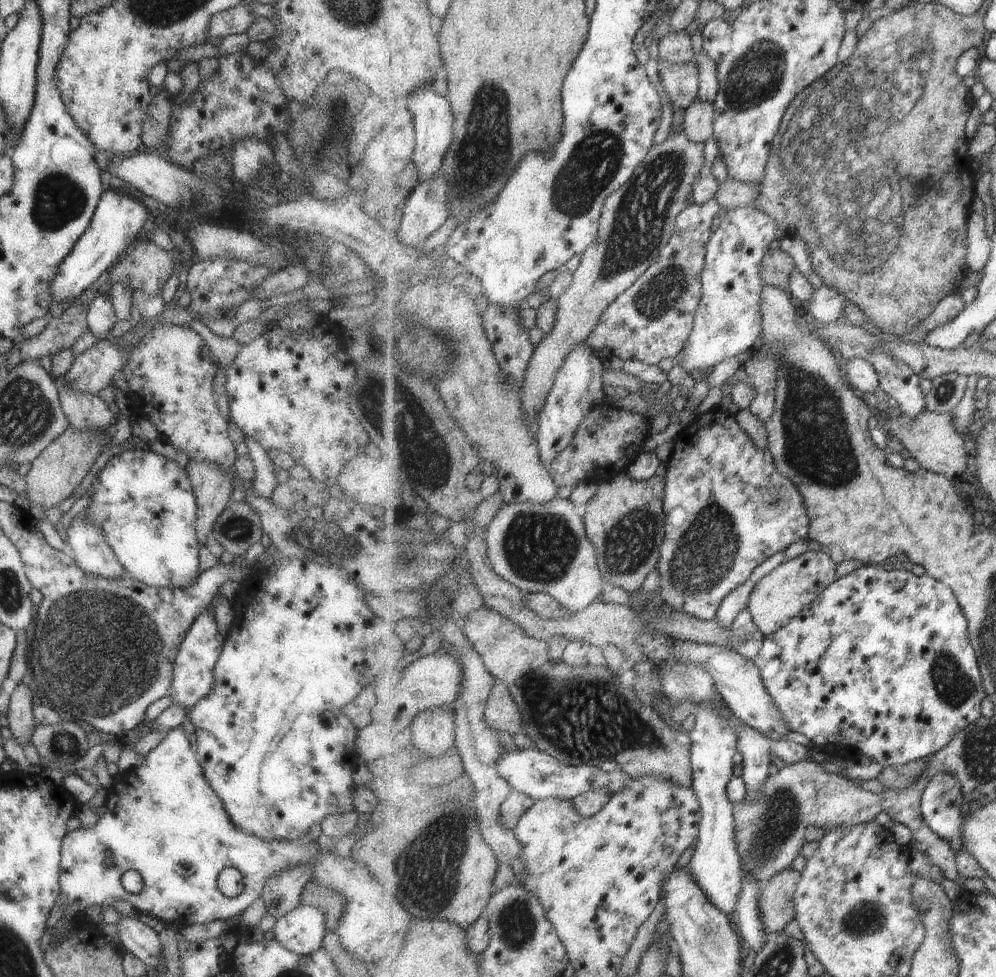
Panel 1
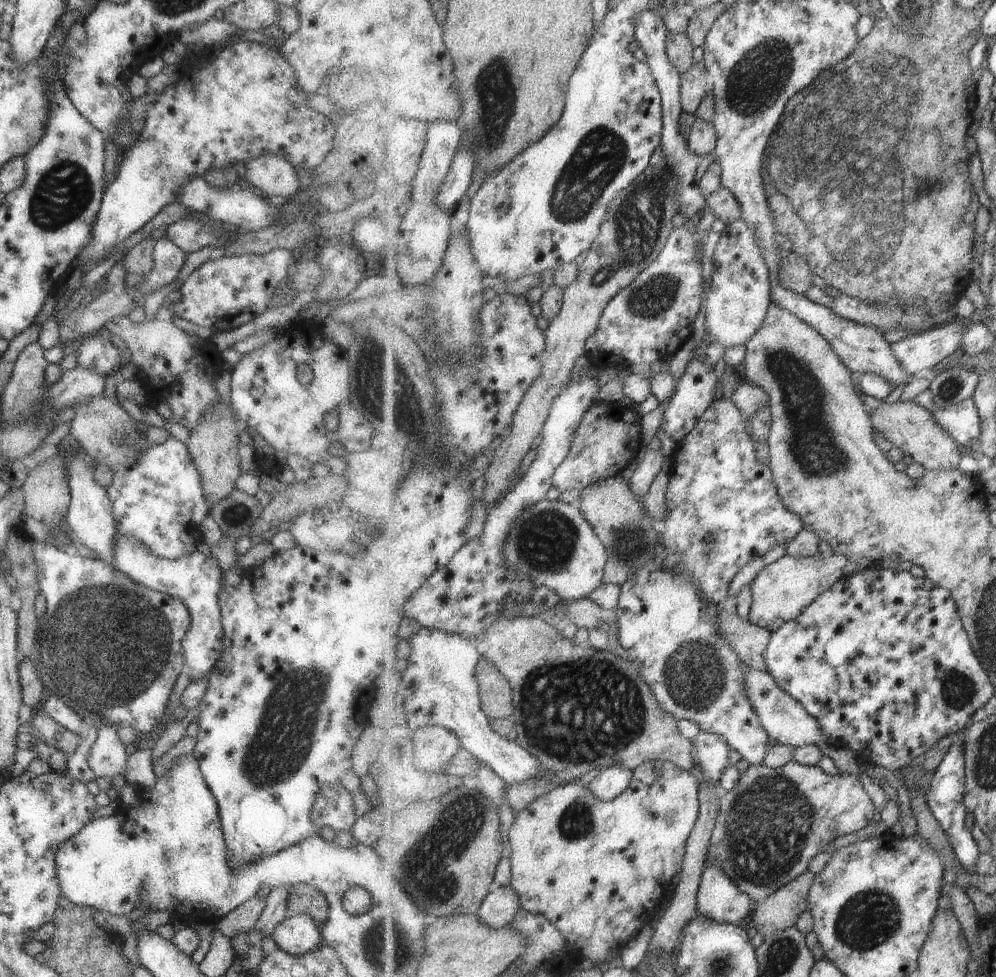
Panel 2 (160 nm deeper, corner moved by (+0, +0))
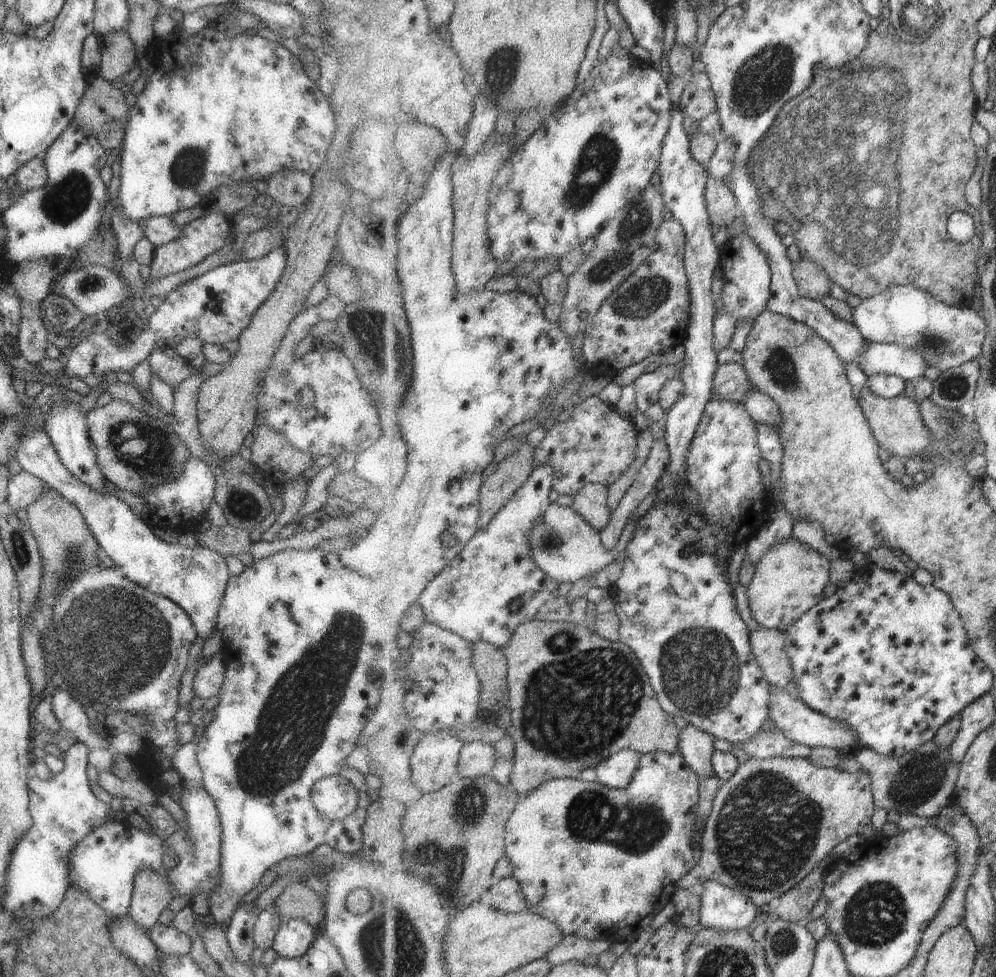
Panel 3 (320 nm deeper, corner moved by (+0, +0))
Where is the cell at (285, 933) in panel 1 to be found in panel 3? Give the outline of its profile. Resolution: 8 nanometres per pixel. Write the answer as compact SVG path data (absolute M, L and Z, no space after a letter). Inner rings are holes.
M291 919L280 923L271 948L277 957L297 958L307 950L315 935L315 928L310 924L301 919Z

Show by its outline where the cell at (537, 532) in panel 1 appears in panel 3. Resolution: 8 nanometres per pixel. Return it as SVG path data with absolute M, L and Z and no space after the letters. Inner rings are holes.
M551 503L546 514L536 521L534 530L528 535L532 544L534 561L558 583L575 584L584 576L598 574L607 565L617 560L614 551L608 551L596 531L572 506Z

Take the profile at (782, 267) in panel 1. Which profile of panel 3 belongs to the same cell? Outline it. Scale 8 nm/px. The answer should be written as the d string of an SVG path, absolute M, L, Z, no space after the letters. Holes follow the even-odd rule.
M800 258L794 263L794 278L800 294L808 299L821 301L829 294L830 276L813 261Z

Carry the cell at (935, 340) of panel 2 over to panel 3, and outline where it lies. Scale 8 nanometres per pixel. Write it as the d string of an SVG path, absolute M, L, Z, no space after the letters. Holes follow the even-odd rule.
M868 341L858 365L868 377L897 375L913 383L925 374L928 362L917 351L903 345Z

